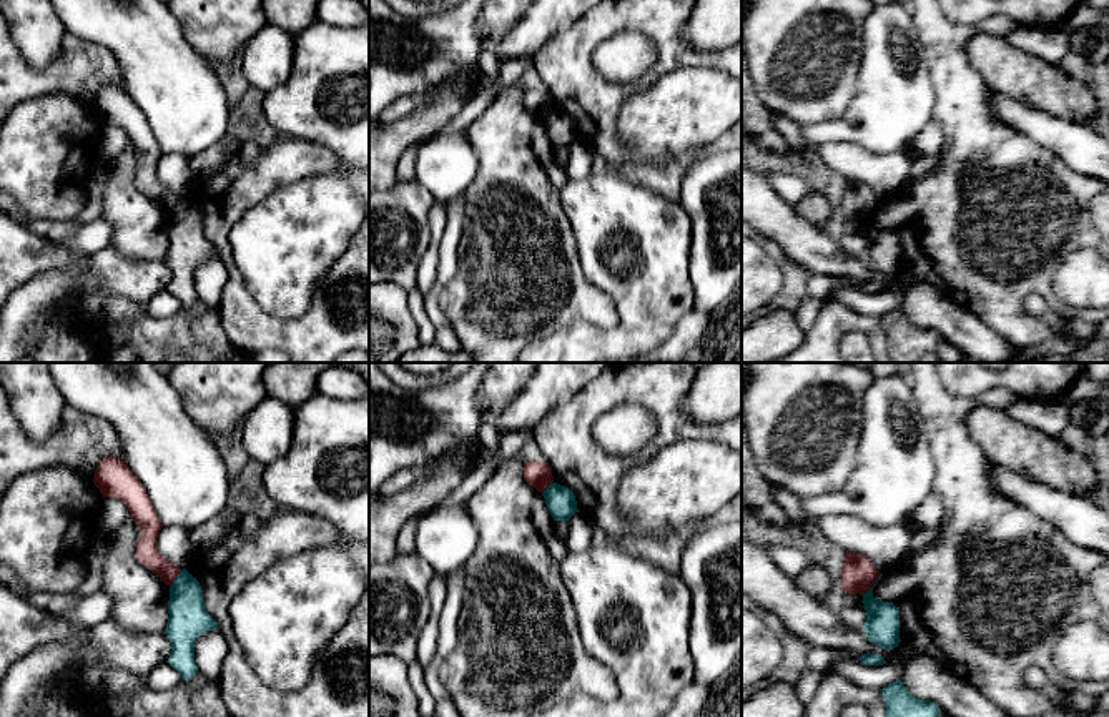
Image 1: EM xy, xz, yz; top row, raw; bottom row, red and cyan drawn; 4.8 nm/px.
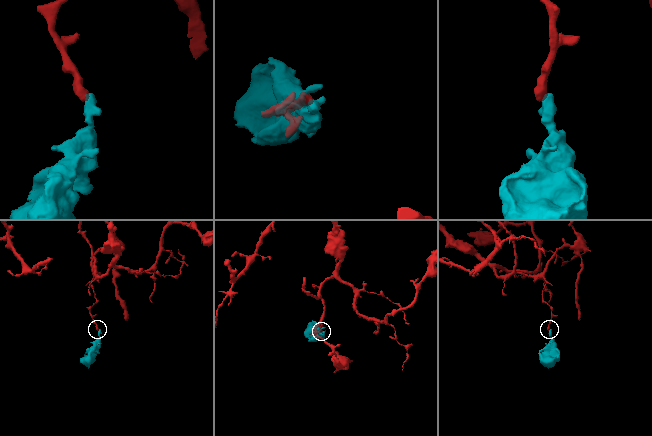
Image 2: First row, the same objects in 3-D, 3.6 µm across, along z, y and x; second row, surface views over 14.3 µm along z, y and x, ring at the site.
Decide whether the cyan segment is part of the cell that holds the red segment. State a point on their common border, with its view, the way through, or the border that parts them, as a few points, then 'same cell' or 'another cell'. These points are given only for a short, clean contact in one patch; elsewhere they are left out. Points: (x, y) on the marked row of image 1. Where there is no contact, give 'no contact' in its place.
contact yz (872, 586); border yz (880, 574), (862, 594); another cell

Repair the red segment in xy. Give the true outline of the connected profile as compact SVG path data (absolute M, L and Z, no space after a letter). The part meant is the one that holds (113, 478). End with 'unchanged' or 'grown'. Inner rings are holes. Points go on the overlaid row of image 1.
M105 457L95 471L93 482L103 497L115 497L130 509L131 517L141 531L141 537L136 544L136 559L171 587L181 569L170 564L158 552L158 534L163 524L140 479L125 461Z; unchanged

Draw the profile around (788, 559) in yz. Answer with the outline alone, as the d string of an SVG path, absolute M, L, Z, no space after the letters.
M773 544L765 549L775 566L783 571L788 577L795 579L808 564L808 559L791 546Z

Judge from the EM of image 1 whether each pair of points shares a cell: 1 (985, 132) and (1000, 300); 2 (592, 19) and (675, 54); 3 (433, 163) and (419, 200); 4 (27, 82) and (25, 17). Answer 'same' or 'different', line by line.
1: same
2: same
3: different
4: different

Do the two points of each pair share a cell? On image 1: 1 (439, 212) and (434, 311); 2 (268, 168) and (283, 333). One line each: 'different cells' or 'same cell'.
1: different cells
2: same cell

